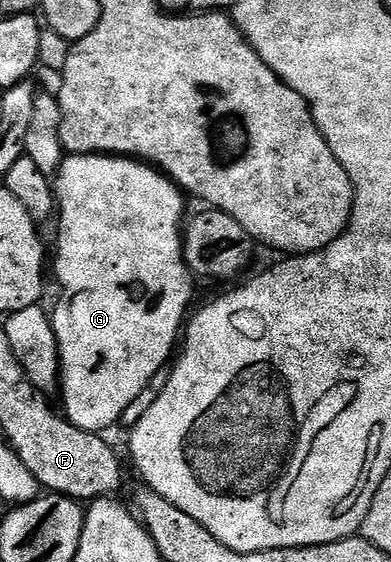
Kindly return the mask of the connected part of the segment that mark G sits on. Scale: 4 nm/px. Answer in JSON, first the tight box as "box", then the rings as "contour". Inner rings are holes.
{"box":[50,154,194,432],"contour":[[[68,154],[54,175],[54,193],[58,203],[58,218],[60,214],[60,235],[56,238],[56,278],[60,281],[60,299],[56,302],[56,311],[53,309],[50,317],[60,353],[59,385],[62,390],[64,386],[63,413],[68,421],[78,428],[104,432],[107,426],[115,427],[119,423],[122,412],[126,412],[126,407],[136,399],[138,392],[142,392],[142,388],[146,388],[146,384],[150,384],[150,380],[154,380],[154,376],[169,365],[177,349],[178,339],[182,334],[182,323],[189,313],[188,305],[192,302],[192,282],[194,282],[193,275],[184,262],[182,223],[186,218],[186,213],[184,214],[186,195],[168,175],[155,166],[131,156],[110,154]]]}

